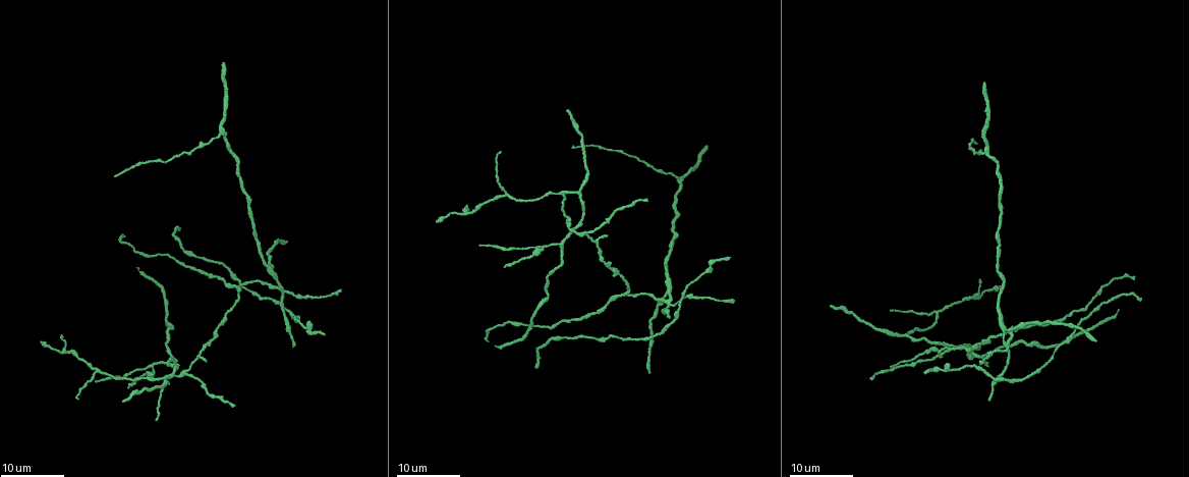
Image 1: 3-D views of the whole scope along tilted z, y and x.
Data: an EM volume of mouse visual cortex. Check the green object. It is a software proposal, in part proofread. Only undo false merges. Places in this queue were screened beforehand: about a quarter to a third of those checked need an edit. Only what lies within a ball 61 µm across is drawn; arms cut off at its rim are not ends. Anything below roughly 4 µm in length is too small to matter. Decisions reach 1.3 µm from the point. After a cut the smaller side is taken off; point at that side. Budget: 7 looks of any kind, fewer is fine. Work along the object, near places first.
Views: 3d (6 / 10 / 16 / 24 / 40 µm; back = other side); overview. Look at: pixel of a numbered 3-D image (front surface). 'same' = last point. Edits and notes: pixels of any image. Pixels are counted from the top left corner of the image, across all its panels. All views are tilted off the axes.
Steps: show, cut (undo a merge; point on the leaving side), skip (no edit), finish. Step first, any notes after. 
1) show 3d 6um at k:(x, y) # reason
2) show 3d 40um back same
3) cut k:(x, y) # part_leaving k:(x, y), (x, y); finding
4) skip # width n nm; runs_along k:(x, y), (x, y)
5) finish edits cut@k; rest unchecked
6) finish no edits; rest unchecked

show 3d 16um at 1:(623, 294) # a fork

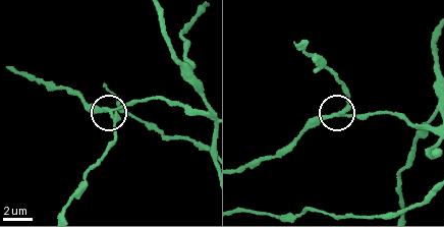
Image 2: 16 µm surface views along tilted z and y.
show 3d 10um at 2:(109, 117) # closer look

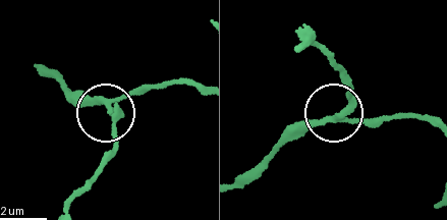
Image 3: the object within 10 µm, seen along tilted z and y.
skip # side_arm 30 um; one neuron here

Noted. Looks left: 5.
show 3d 24um at 1:(506, 194) # arms part here

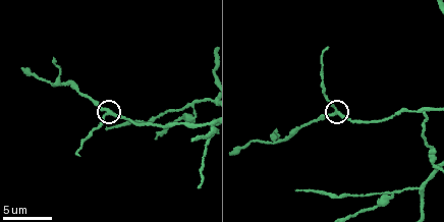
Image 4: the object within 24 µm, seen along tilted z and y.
show 3d 10um at 4:(334, 112)

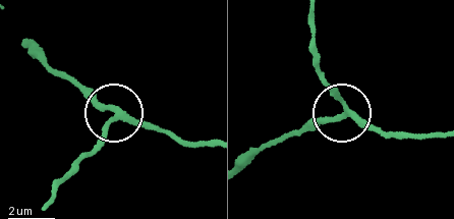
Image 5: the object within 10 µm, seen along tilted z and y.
skip # arms 3; runs_along 5:(209, 145), (171, 137), (117, 114), (83, 159); all the same neuron

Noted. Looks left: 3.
show 3d 16um at 1:(575, 193) # branch point

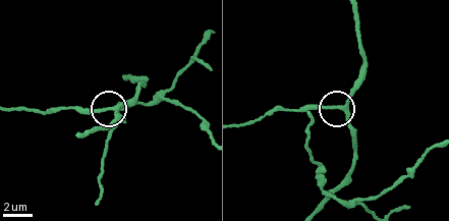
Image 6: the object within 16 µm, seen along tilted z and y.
show 3d 10um at 6:(341, 105)

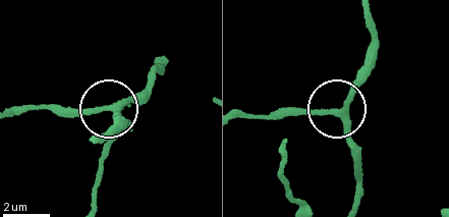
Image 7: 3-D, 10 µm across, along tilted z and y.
skip # width 240 nm; one neuron here

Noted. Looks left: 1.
finish no edits; rest unchecked

